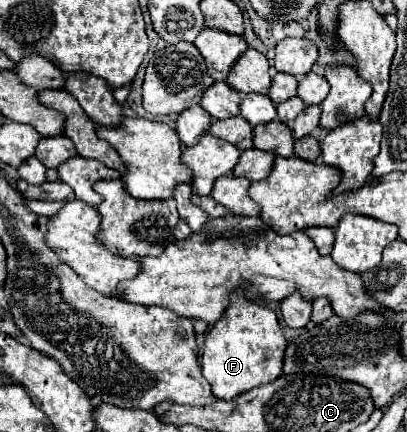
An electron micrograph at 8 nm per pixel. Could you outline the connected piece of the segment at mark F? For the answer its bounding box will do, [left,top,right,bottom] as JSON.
[202,288,286,400]

